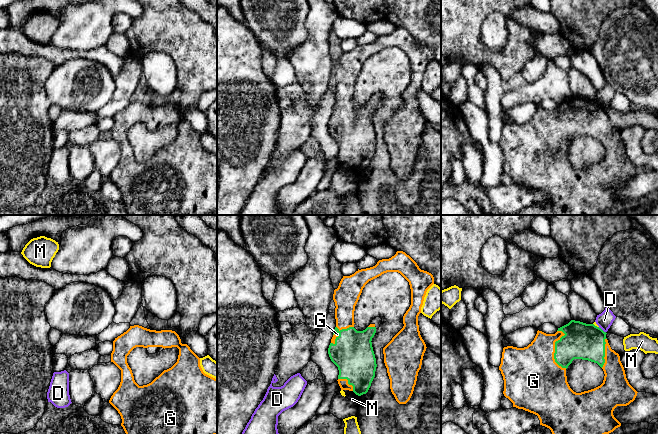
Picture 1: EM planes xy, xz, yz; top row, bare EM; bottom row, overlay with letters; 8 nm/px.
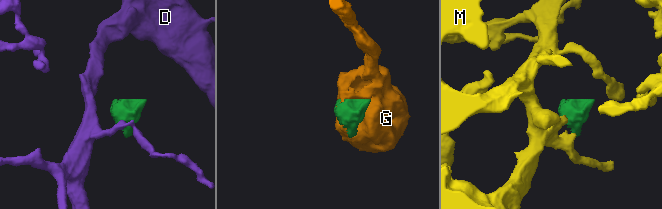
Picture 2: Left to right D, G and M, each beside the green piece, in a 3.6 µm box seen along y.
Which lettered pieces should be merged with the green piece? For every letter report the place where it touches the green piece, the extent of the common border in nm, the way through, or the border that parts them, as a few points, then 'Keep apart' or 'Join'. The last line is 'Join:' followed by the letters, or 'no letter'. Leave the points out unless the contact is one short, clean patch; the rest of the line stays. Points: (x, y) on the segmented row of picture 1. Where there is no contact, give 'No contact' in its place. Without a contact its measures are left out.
D: Touches green at yz (601, 329). Shared border 80 nm. Boundary: yz (598, 327), (605, 332). Keep apart
G: Touches green at yz (555, 349). Shared border 320 nm. Join
M: Touches green at yz (596, 326). Shared border 60 nm. Boundary: yz (593, 323), (598, 327). Keep apart
Join: G

